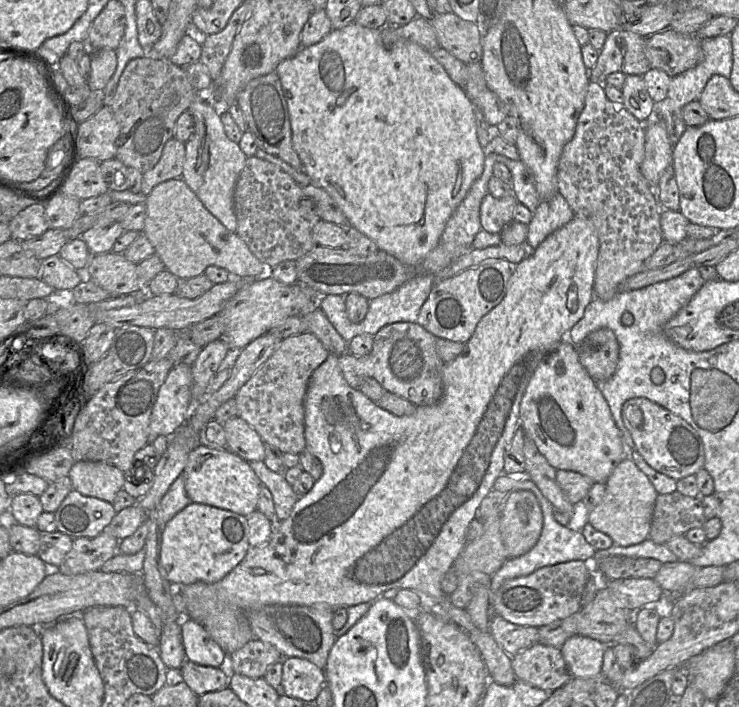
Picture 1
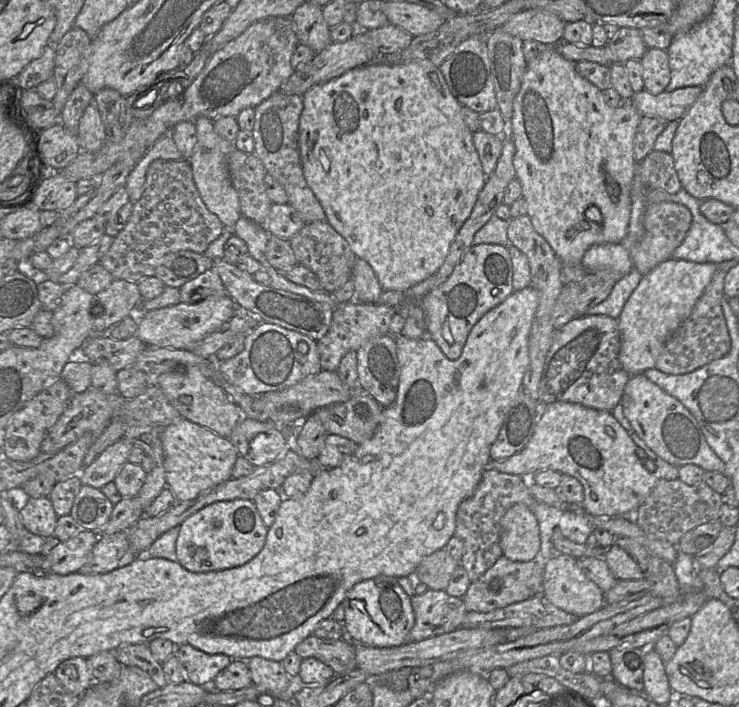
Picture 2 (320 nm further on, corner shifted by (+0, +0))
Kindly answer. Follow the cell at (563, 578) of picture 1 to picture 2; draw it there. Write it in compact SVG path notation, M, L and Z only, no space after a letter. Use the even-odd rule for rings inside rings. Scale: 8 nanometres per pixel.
M501 555L490 569L469 584L466 593L461 598L467 612L487 613L534 596L542 596L543 573L544 563L539 558L528 562L517 562Z

